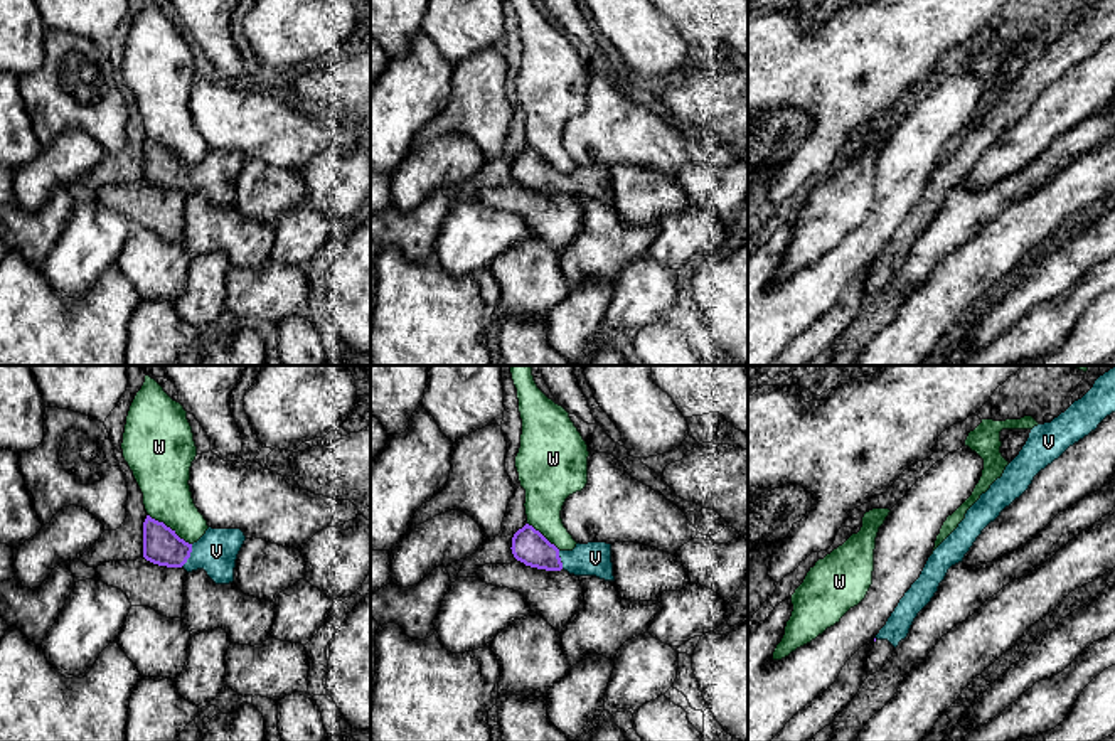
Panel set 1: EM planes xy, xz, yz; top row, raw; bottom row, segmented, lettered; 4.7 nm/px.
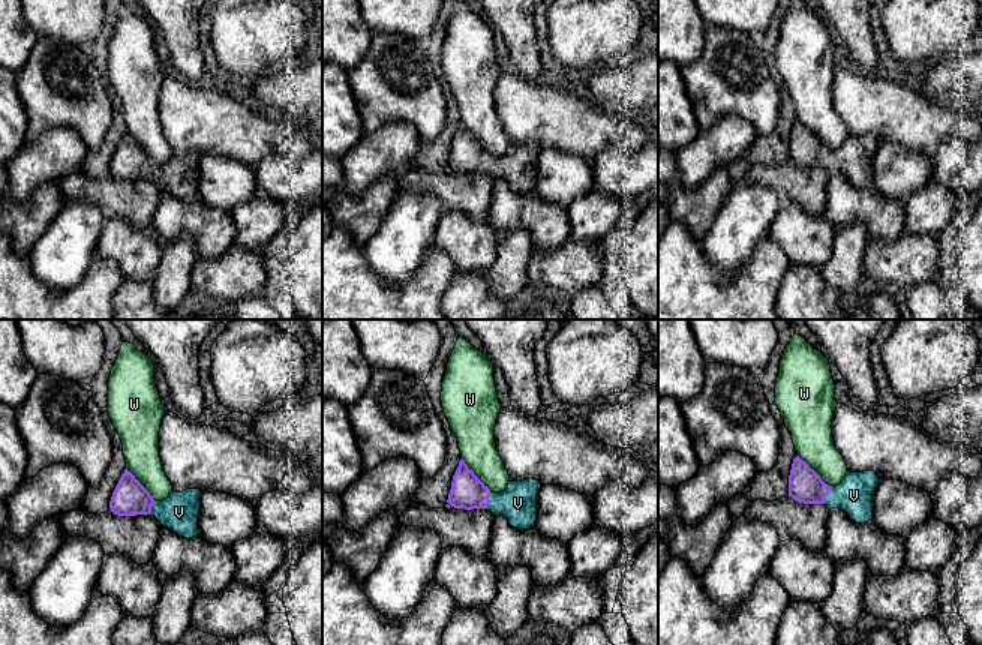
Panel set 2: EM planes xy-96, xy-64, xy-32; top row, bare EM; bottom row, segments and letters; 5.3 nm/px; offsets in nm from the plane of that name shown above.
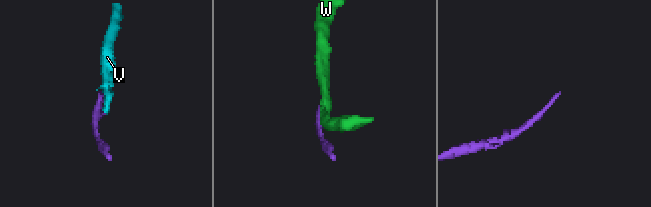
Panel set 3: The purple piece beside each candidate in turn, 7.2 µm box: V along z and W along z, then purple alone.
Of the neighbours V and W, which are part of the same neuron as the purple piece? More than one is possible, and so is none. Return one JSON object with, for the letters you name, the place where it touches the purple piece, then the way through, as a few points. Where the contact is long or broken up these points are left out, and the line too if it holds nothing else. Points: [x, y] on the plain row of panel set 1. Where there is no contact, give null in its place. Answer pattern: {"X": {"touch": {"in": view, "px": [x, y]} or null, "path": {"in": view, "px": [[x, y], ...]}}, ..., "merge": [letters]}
{"V": {"touch": {"in": "xy", "px": [189, 179]}}, "merge": ["V"]}

